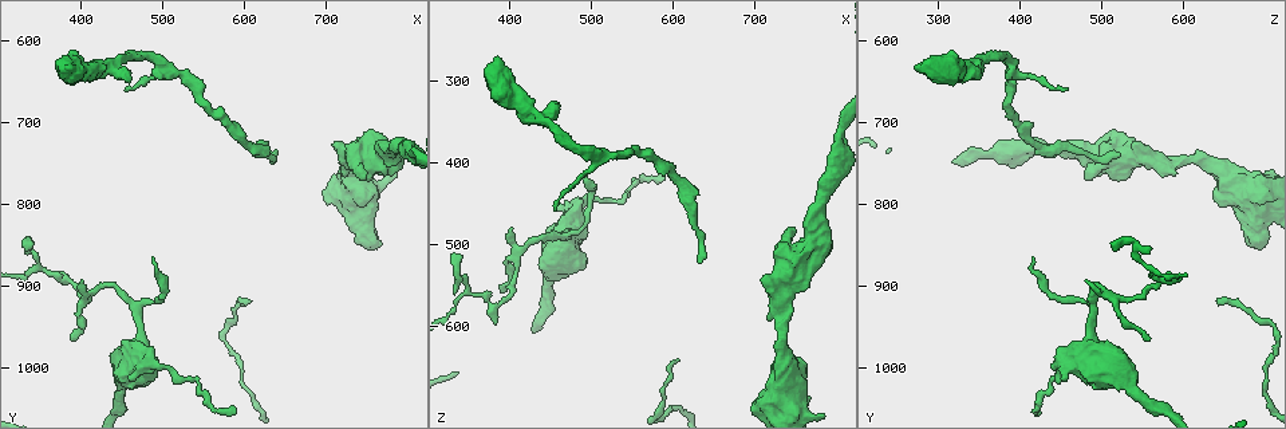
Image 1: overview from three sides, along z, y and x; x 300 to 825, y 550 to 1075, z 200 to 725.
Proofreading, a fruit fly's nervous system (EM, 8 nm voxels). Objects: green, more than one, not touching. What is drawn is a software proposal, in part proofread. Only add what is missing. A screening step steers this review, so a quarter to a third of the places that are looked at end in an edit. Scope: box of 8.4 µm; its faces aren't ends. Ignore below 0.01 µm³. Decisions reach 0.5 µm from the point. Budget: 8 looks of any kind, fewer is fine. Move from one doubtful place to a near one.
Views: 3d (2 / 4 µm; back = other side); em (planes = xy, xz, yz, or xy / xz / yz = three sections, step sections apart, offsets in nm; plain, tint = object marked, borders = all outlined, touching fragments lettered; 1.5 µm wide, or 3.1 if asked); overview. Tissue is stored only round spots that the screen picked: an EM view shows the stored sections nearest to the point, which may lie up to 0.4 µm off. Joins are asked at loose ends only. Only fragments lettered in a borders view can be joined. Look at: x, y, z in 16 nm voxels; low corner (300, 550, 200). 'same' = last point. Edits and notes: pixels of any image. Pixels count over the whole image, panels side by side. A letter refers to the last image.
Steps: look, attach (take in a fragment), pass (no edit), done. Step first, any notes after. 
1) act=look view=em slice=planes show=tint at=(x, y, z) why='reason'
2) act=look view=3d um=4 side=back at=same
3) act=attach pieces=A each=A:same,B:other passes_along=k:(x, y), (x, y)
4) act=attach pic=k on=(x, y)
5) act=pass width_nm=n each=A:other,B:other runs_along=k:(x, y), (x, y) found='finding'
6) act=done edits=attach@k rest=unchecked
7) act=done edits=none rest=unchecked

act=look view=3d um=2 side=back at=(745, 770, 475)

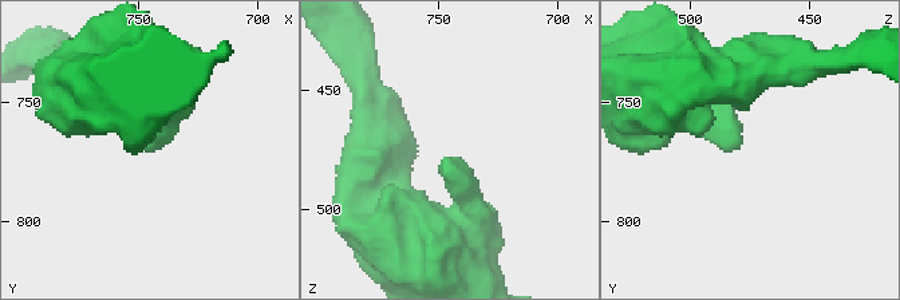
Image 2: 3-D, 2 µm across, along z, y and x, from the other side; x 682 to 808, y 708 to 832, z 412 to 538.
act=look view=em slice=planes show=borders at=(746, 769, 478) why='need the tissue'

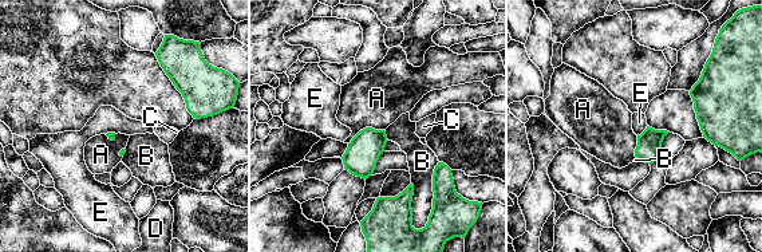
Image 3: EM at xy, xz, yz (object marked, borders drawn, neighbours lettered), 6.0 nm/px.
act=pass each=A:other,B:other,C:other,D:other,E:other border=3:(383, 129), (363, 128), (348, 144) found='no lettered fragment goes on from it'

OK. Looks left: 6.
act=look view=3d um=4 at=(455, 655, 455) why='thin end'

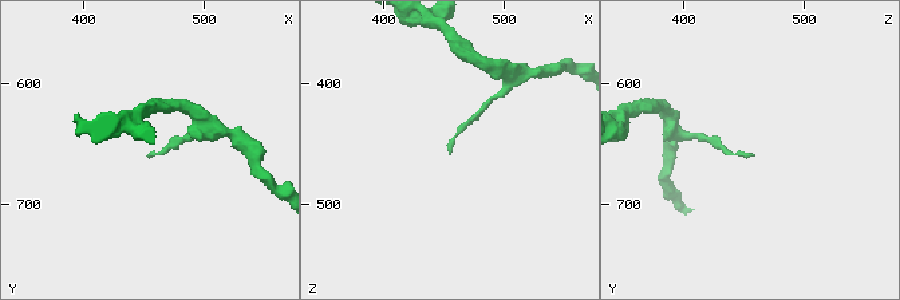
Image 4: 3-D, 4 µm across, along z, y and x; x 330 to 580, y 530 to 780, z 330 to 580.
act=look view=em slice=planes show=borders at=(456, 658, 458)

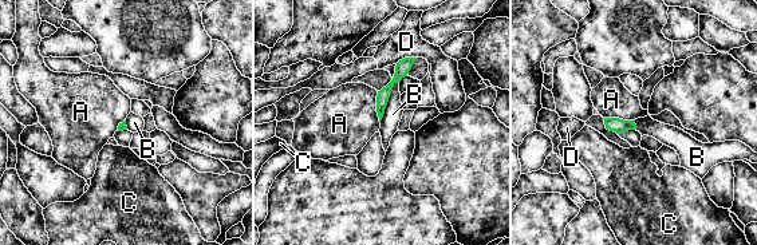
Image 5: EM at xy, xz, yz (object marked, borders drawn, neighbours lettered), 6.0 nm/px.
act=pass longest_contact=B:280nm each=A:other,B:other,C:other,D:other border=5:(398, 80), (379, 121) found='none of them fits'

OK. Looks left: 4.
act=look view=em slice=planes show=tint at=(460, 645, 325) why='branch stops here'

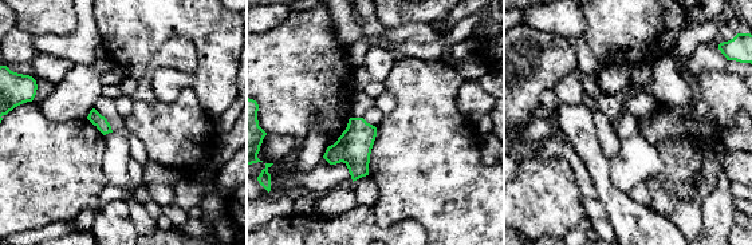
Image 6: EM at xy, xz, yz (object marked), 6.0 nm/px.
act=look view=em slice=planes show=borders at=same

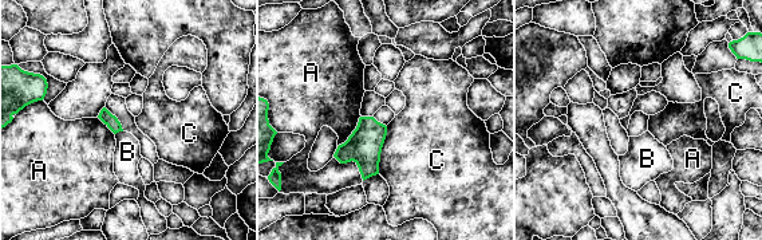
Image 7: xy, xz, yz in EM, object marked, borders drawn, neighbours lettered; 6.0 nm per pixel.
act=pass each=A:other,B:other,C:other border=7:(387, 126), (378, 173) found='none of them fits'

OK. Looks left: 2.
act=done edits=none rest=unchecked

